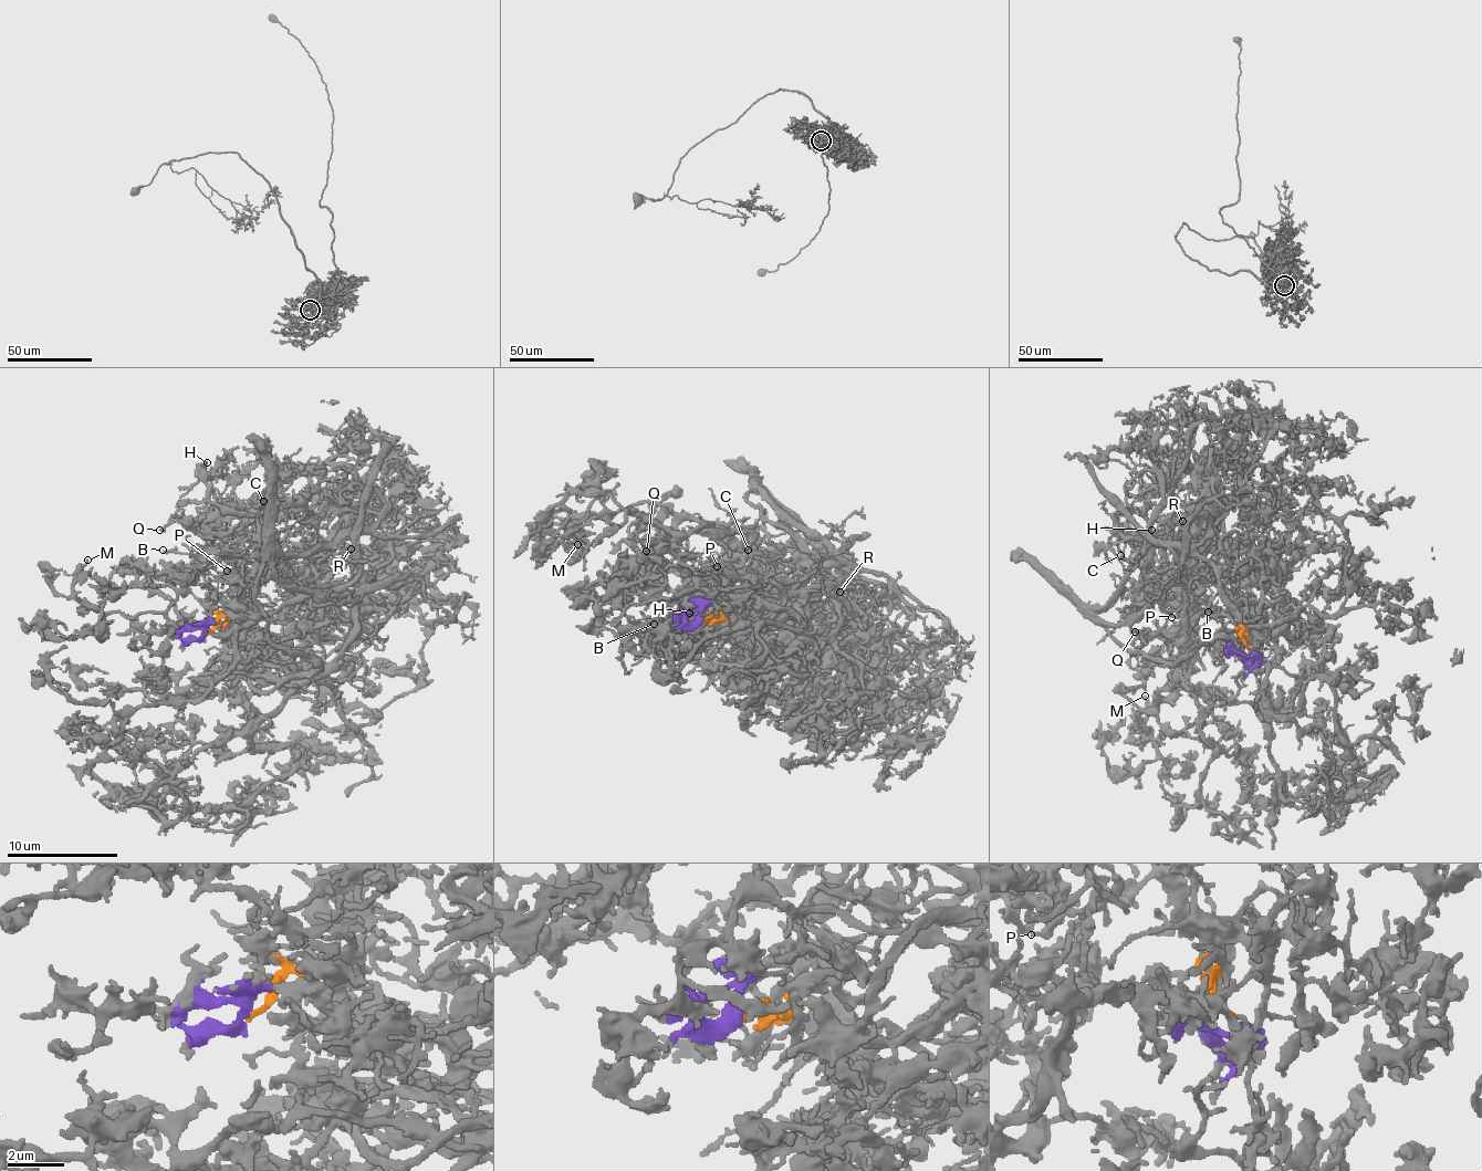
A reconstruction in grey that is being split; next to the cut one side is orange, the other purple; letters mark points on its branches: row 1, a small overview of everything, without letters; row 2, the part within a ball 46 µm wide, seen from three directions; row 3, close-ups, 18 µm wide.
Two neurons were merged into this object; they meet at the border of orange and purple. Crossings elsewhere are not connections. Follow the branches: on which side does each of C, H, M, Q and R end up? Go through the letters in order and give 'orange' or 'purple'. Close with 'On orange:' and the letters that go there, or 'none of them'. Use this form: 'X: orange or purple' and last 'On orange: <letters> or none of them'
C: orange
H: purple
M: purple
Q: purple
R: orange
On orange: C, R

